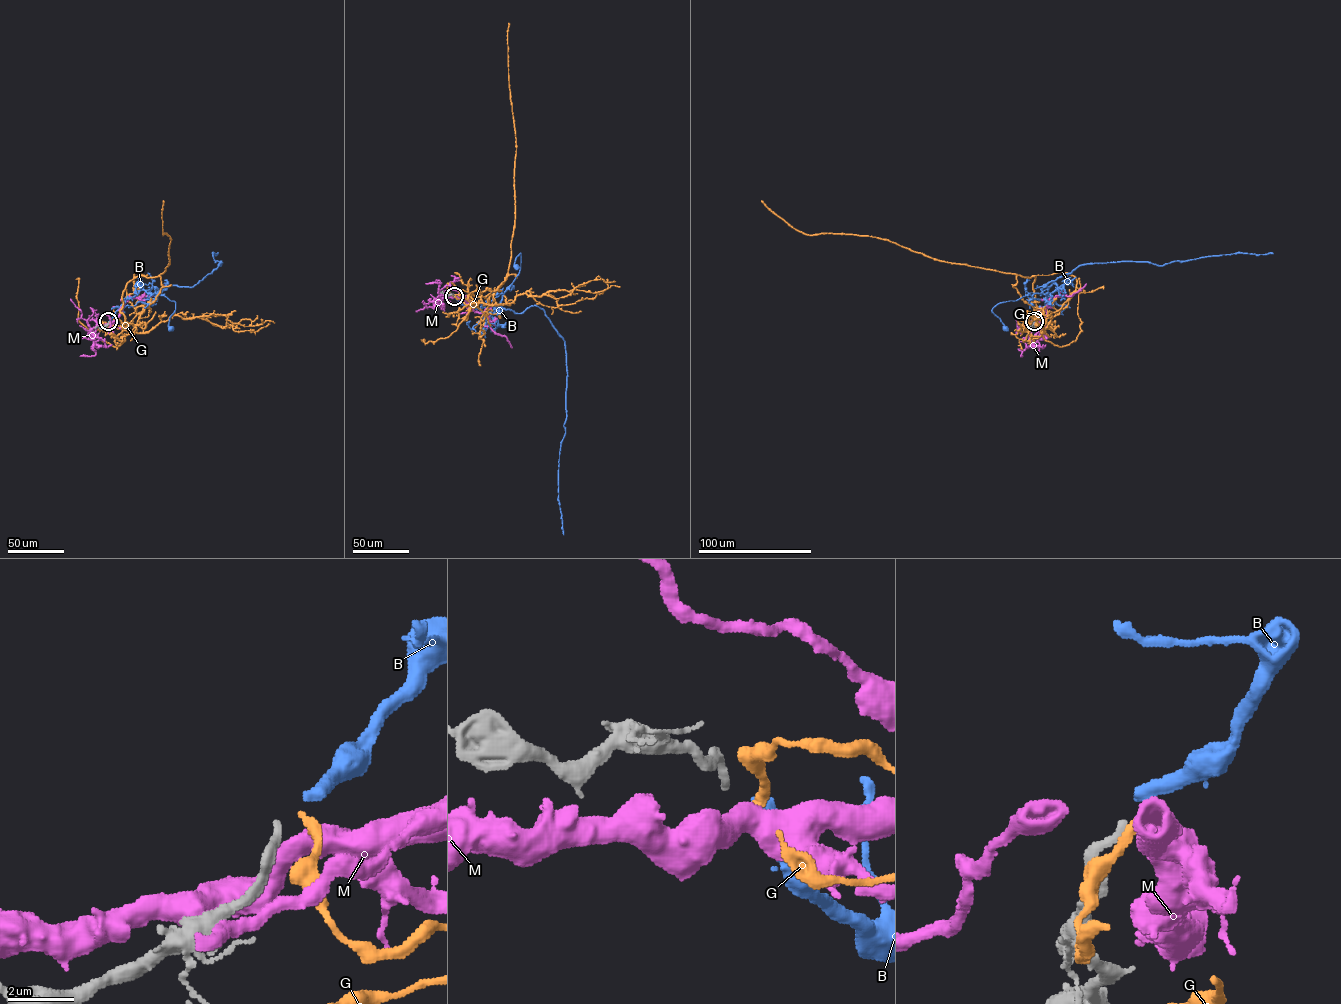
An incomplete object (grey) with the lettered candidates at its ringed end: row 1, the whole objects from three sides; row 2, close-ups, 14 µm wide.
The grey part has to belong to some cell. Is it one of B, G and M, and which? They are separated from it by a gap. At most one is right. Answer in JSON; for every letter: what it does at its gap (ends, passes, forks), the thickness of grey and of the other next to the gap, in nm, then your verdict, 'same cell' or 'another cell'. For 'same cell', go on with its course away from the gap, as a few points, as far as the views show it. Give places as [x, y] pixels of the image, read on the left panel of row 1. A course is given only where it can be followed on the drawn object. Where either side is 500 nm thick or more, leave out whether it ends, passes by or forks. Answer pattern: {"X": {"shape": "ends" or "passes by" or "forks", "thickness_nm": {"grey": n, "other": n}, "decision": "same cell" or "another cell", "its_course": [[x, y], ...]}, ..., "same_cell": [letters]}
{"B": {"shape": "ends", "thickness_nm": {"grey": 240, "other": 380}, "decision": "same cell", "its_course": [[109, 321], [126, 299], [143, 290], [153, 294], [160, 293], [175, 301], [175, 311], [169, 321], [170, 329]]}, "G": {"shape": "ends", "thickness_nm": {"grey": 240, "other": 360}, "decision": "another cell"}, "M": {"shape": "passes by", "thickness_nm": {"grey": 240, "other": 460}, "decision": "another cell"}, "same_cell": ["B"]}

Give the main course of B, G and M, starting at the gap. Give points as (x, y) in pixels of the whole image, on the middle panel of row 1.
B: (455, 296), (463, 304), (479, 309), (489, 317), (519, 273), (520, 253), (516, 266)
G: (455, 296), (480, 302), (508, 276), (516, 148), (509, 23)
M: (454, 296), (462, 296), (470, 309), (483, 313), (489, 326), (505, 336), (512, 347)

